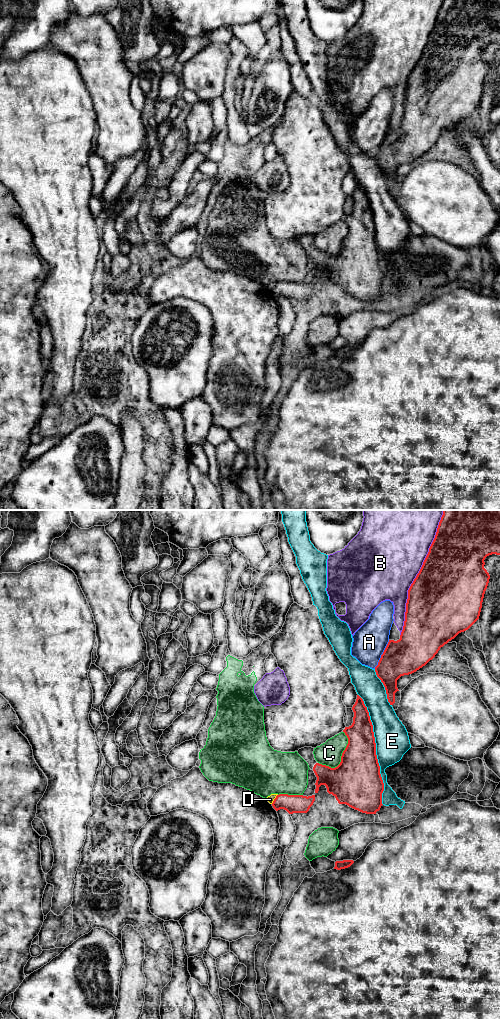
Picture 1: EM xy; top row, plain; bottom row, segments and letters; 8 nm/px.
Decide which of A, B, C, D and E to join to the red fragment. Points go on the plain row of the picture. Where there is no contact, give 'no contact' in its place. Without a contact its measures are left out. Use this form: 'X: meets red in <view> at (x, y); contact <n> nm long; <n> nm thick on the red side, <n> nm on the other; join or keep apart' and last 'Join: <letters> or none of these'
A: meets red in xy at (382, 142); contact 260 nm long; 300 nm thick on the red side, 280 nm on the other; keep apart
B: meets red in xy at (417, 62); contact 1050 nm long; 500 nm thick on the red side, 500 nm on the other; keep apart
C: meets red in xy at (341, 245); contact 320 nm long; 400 nm thick on the red side, 190 nm on the other; keep apart
D: meets red in xy at (274, 287); contact 90 nm long; 140 nm thick on the red side, 60 nm on the other; keep apart
E: meets red in xy at (375, 237); contact 900 nm long; 360 nm thick on the red side, 280 nm on the other; keep apart
Join: none of these

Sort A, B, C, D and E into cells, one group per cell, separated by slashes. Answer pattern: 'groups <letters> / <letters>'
groups A / B D / C / E

